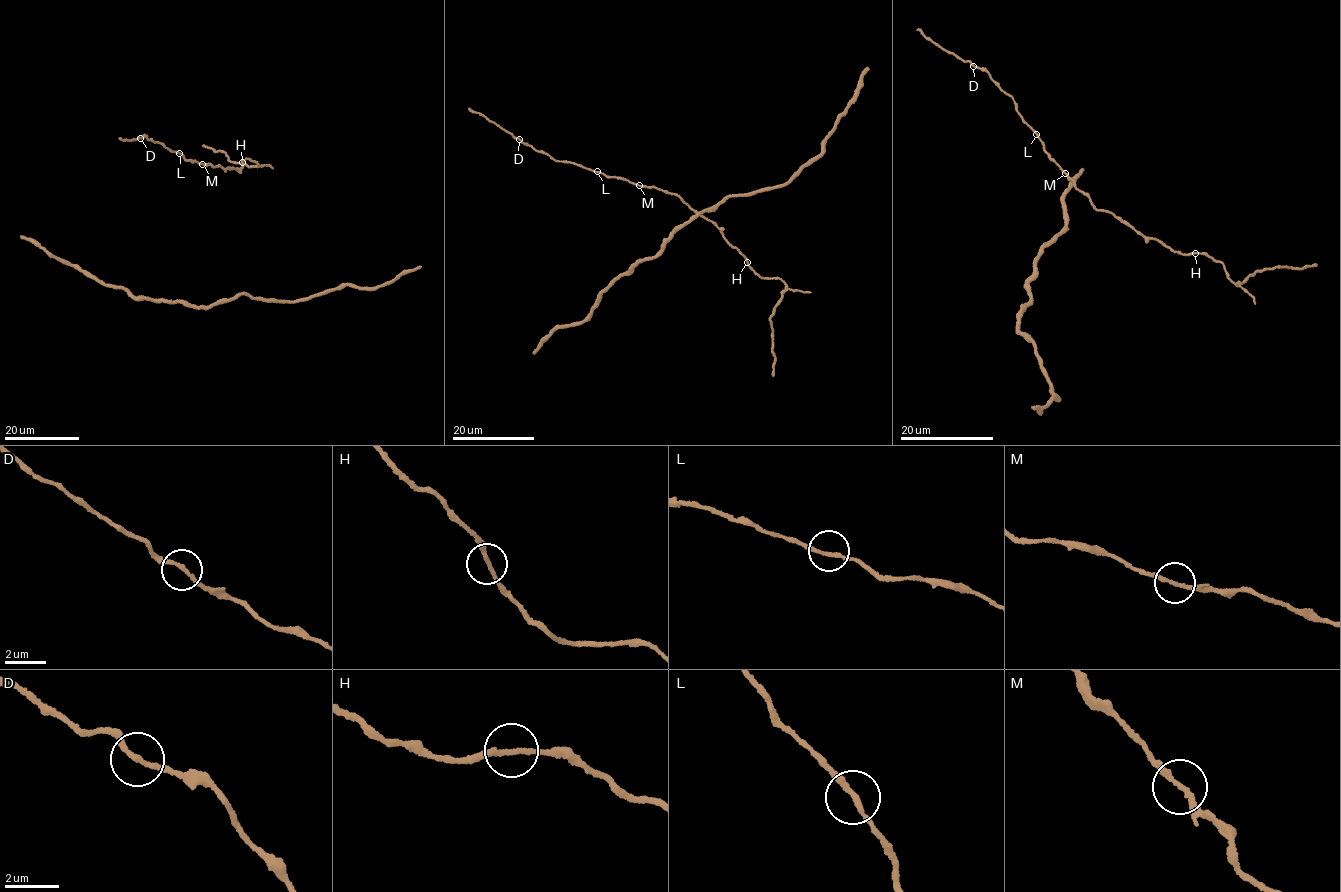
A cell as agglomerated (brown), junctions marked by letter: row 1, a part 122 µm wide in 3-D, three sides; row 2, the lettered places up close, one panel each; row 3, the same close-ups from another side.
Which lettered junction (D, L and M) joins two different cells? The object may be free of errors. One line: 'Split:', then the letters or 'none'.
Split: none

